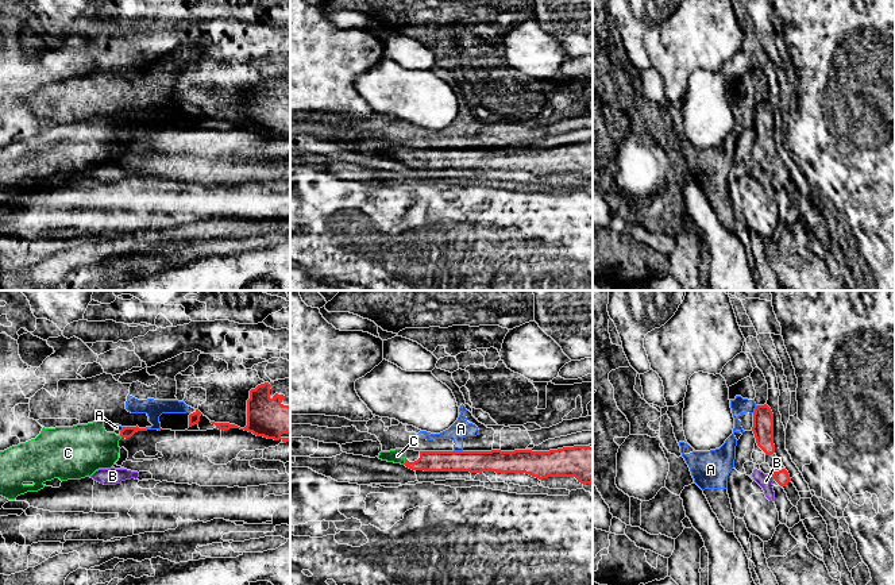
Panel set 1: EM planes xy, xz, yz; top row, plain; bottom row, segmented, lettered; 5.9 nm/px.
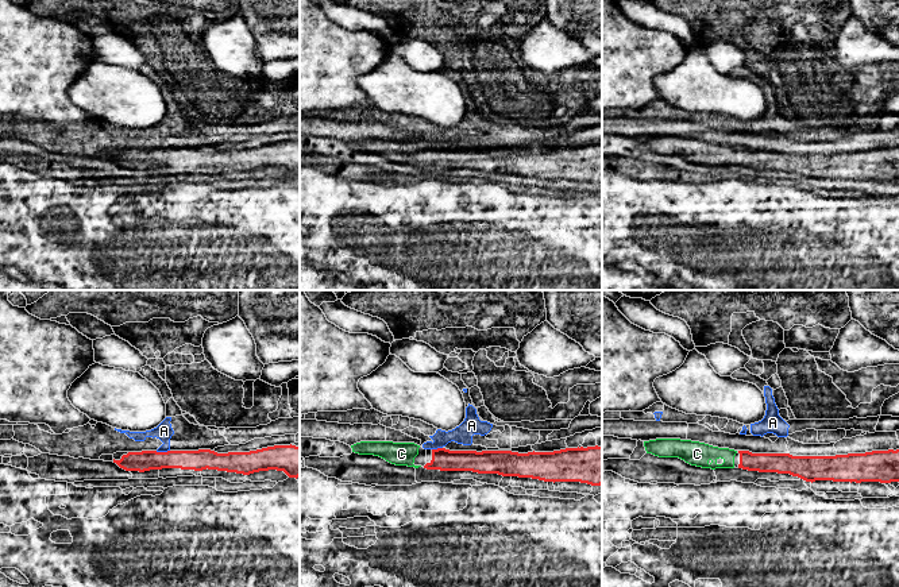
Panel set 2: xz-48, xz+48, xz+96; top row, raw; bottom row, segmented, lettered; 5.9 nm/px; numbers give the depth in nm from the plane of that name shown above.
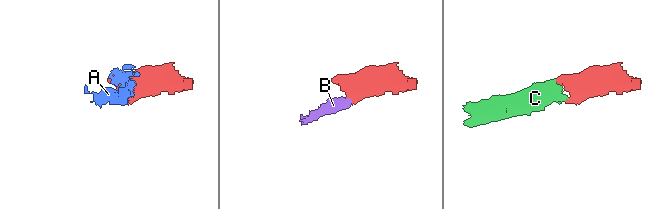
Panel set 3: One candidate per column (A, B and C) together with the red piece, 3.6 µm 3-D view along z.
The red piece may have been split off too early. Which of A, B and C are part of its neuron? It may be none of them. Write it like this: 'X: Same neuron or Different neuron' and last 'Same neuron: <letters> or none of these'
A: Different neuron
B: Different neuron
C: Same neuron
Same neuron: C

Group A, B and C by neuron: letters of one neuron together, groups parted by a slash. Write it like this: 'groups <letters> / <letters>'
groups A / B / C

